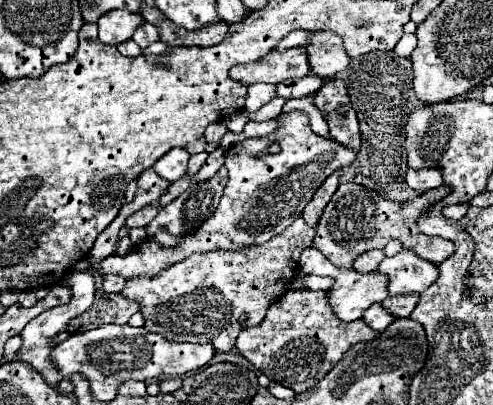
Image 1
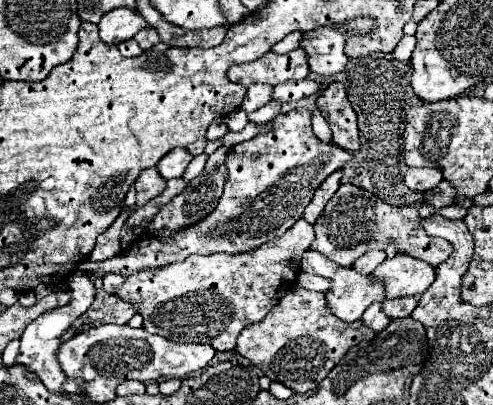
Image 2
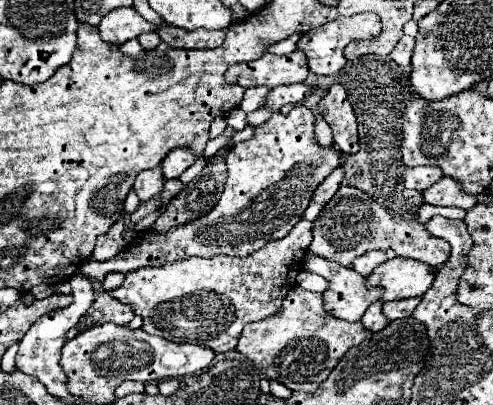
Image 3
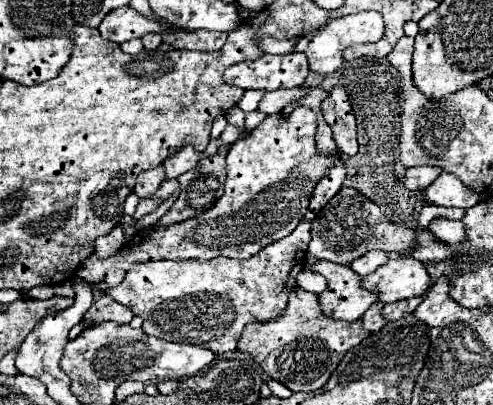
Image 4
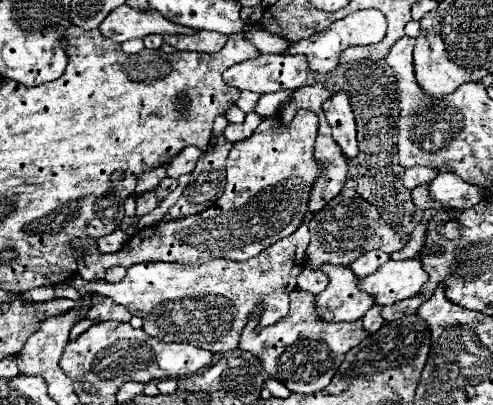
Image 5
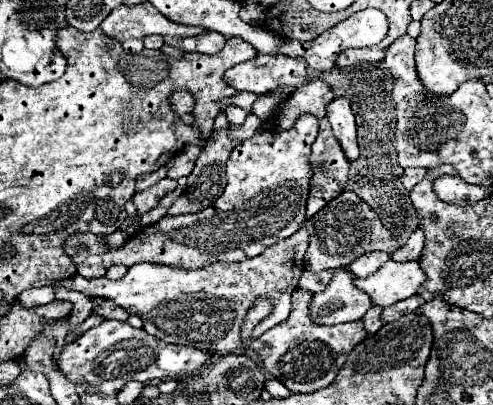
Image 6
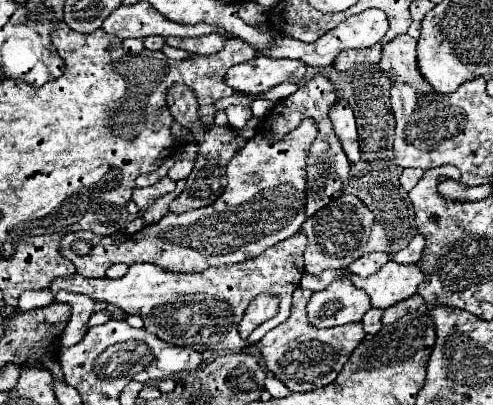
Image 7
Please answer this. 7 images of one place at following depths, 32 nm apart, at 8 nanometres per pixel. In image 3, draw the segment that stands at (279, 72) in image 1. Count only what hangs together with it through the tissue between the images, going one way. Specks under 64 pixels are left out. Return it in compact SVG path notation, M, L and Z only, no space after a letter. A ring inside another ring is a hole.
M294 50L286 56L266 52L262 58L230 66L226 72L226 80L230 84L240 84L242 88L250 88L256 84L276 88L280 84L304 82L306 76L308 76L308 62L306 54L300 50Z

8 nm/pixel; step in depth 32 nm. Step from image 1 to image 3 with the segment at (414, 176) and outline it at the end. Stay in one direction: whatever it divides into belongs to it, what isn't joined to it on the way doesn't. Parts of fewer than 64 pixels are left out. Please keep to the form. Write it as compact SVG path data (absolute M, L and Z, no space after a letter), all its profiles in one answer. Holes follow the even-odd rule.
M418 166L418 168L408 168L404 174L404 184L410 190L424 192L430 186L434 186L442 178L440 168L436 166Z

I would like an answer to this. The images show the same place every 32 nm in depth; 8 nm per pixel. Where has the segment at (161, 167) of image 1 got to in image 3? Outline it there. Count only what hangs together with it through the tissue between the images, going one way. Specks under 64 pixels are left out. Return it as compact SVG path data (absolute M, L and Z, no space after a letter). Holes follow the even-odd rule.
M174 148L172 152L168 152L168 156L160 162L162 174L166 180L170 178L180 178L180 174L196 160L196 156L192 152L188 152L188 148Z

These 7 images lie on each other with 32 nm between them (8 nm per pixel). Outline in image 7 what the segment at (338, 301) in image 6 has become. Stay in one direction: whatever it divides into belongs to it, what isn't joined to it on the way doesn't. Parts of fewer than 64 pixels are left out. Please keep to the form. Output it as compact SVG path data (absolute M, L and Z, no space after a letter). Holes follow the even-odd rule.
M338 276L328 288L316 292L308 302L308 320L318 328L360 322L370 310L364 290L358 290L348 276Z

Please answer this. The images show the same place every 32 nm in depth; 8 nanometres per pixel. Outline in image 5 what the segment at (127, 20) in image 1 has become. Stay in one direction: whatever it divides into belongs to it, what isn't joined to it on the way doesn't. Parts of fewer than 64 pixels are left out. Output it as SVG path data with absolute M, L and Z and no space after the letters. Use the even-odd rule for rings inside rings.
M120 6L102 20L100 32L114 42L126 42L132 38L144 38L148 34L192 34L196 30L170 24L152 10L140 12L130 6Z

